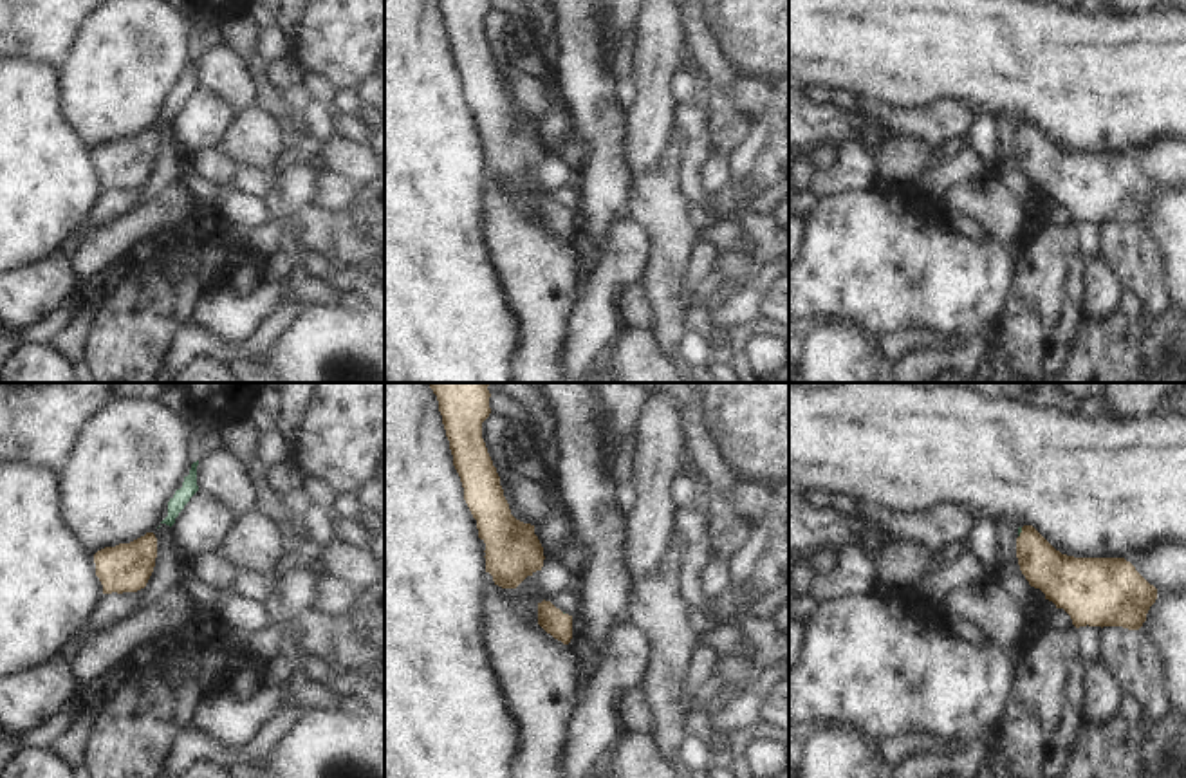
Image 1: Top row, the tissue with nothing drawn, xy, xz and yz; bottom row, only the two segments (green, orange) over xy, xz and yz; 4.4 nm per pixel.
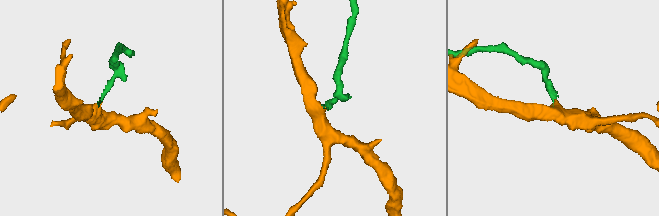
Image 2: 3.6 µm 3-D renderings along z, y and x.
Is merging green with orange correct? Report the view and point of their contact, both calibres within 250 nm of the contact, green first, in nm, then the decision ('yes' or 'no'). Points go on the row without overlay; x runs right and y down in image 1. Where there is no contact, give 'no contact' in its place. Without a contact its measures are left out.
yz (1020, 127) | 20/200 nm | yes

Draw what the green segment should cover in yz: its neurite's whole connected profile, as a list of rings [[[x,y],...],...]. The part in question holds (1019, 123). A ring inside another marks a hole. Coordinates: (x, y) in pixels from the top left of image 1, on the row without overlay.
[[[1033,121],[1018,123],[1016,153],[1029,181],[1063,204],[1076,224],[1139,226],[1157,195],[1157,184],[1125,153],[1061,150]]]

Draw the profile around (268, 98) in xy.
[[[258,52],[249,54],[242,63],[247,67],[247,74],[255,87],[255,105],[269,114],[278,128],[283,132],[282,144],[283,150],[291,150],[298,144],[298,137],[294,135],[296,121],[291,116],[291,108],[282,101],[280,90],[269,79],[269,65]]]

